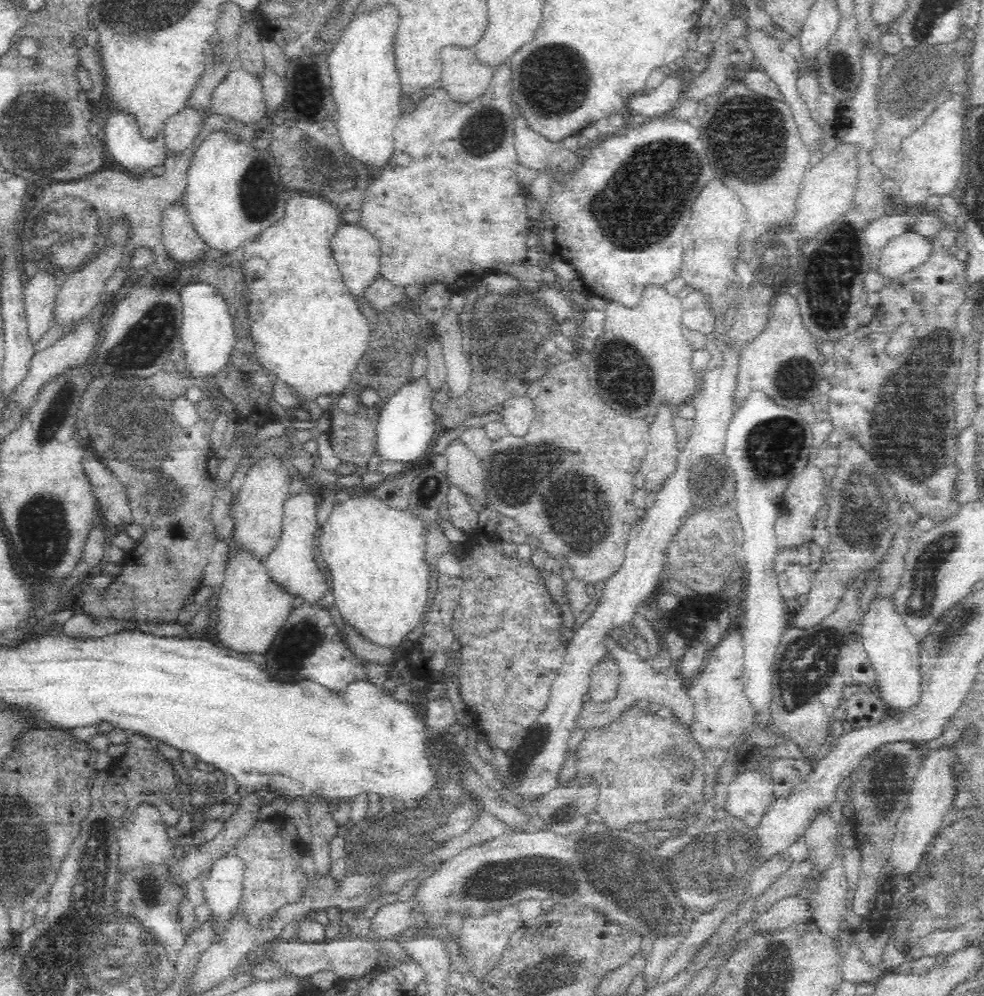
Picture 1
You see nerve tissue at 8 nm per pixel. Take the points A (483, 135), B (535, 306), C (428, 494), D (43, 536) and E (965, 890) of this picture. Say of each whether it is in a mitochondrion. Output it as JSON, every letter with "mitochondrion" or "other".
{"A":"mitochondrion","B":"mitochondrion","C":"mitochondrion","D":"mitochondrion","E":"mitochondrion"}

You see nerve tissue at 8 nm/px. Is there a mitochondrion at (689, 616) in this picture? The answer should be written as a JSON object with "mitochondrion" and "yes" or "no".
{"mitochondrion":"yes"}

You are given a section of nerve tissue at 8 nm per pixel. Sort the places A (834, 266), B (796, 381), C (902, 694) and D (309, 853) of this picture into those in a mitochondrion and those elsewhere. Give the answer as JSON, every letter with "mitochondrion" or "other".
{"A":"mitochondrion","B":"mitochondrion","C":"other","D":"other"}

